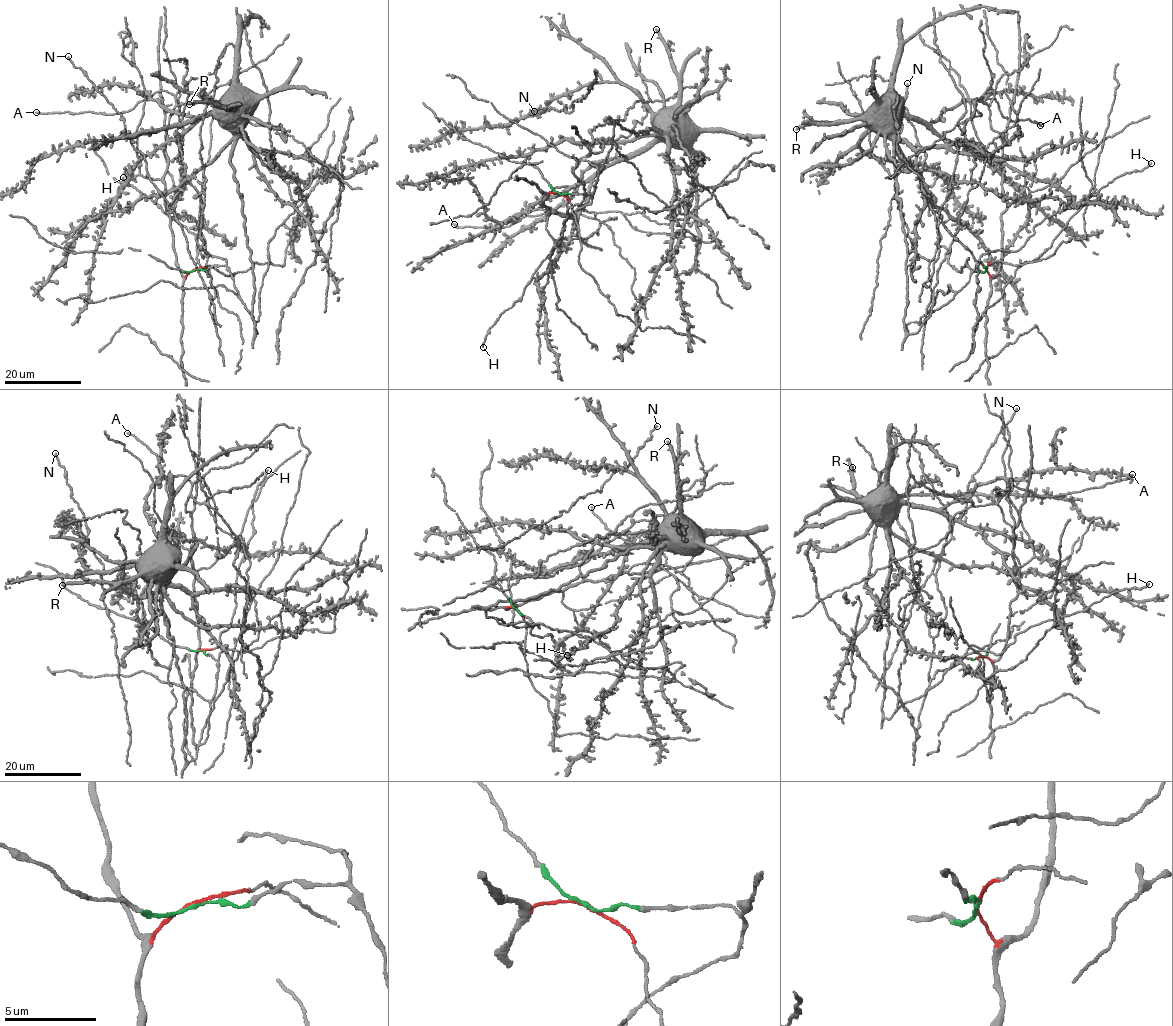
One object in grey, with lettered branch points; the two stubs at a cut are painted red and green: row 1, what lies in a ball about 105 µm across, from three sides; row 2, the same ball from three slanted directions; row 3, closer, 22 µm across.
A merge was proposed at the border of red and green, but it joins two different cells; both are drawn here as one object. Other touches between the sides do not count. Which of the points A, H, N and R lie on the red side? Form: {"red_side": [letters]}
{"red_side": ["A"]}

